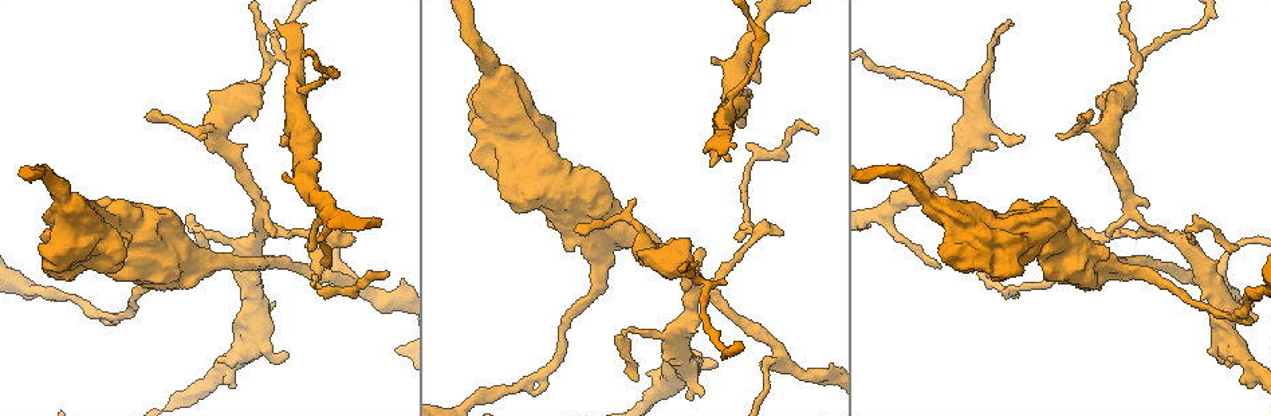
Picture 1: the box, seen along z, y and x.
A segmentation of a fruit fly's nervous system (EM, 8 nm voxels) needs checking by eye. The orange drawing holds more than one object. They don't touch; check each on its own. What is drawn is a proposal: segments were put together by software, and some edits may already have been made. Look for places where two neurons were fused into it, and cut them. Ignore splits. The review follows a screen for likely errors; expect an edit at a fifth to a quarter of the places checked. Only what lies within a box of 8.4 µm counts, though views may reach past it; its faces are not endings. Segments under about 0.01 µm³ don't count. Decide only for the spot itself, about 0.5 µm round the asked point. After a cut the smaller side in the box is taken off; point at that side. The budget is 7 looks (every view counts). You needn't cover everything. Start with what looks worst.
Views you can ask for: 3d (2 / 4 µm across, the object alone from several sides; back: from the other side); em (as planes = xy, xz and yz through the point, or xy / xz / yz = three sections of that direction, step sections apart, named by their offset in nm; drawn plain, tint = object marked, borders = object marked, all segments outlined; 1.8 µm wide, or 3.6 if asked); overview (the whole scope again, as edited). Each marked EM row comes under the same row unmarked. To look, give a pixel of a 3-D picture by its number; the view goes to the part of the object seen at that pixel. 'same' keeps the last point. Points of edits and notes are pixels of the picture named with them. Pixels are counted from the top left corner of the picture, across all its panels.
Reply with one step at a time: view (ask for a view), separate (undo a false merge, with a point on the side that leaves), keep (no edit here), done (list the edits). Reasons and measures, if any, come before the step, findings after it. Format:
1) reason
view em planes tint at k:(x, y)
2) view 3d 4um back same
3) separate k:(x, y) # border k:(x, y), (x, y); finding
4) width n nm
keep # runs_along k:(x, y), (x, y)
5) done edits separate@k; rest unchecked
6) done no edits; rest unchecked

sharp bend
view 3d 4um back at 1:(1091, 262)

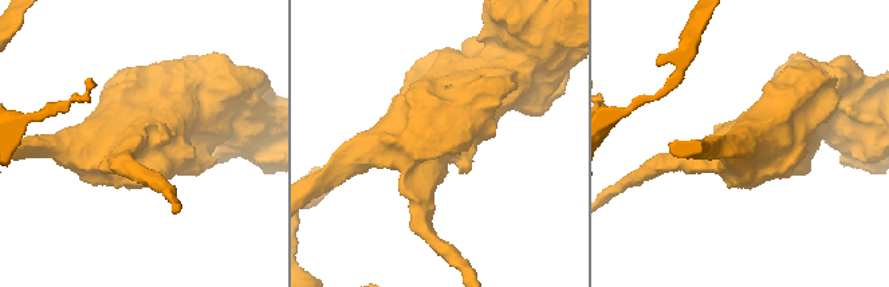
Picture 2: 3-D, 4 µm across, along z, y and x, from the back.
now the EM
view em 3.6um planes tint at 2:(429, 147)

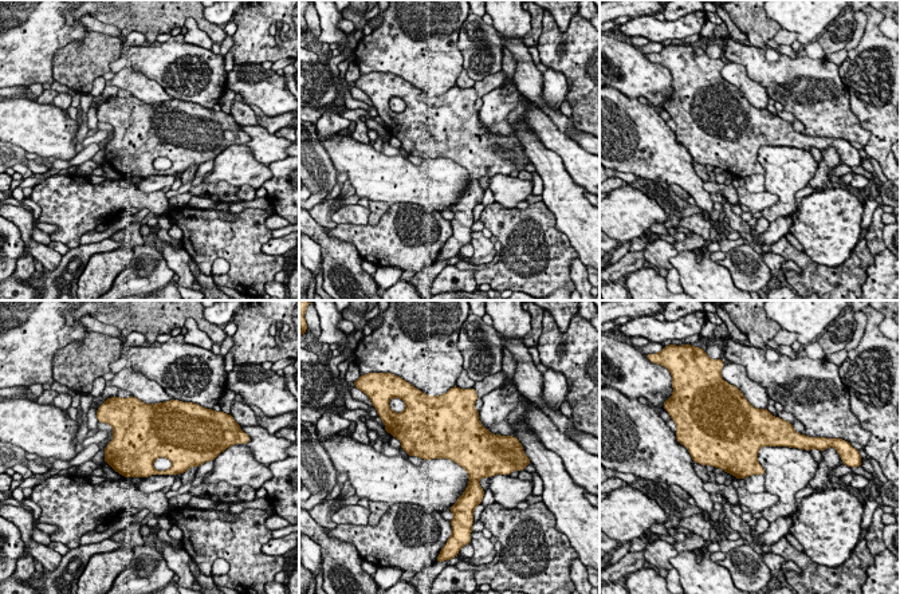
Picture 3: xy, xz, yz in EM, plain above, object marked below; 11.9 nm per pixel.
keep # continuous, no second neuron

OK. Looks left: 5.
thick turns thin
view 3d 4um at 1:(985, 244)

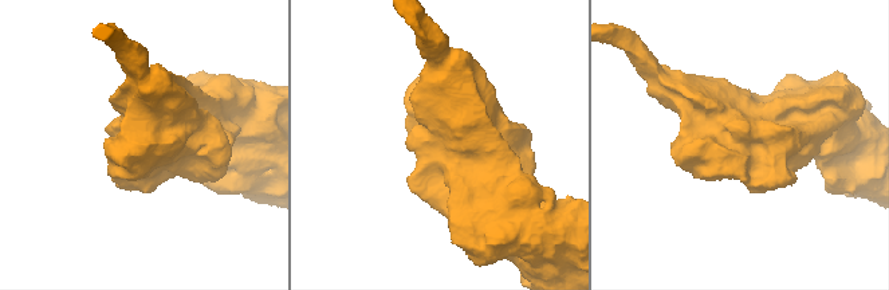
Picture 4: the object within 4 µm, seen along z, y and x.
need the tissue
view em 3.6um planes tint at 4:(737, 137)

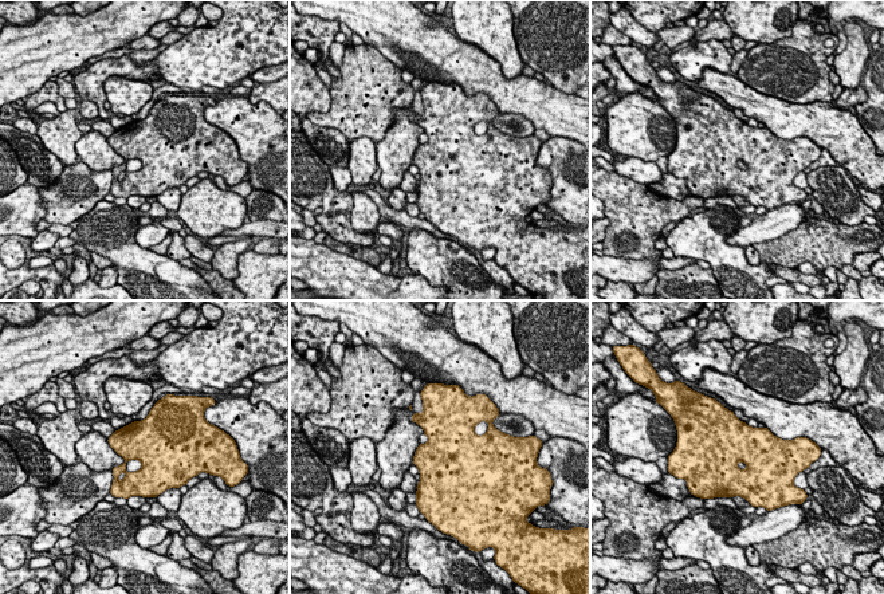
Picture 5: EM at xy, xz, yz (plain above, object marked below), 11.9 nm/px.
keep # continuous, no second neuron

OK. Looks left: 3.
sharp bend
view 3d 4um at 1:(1138, 220)

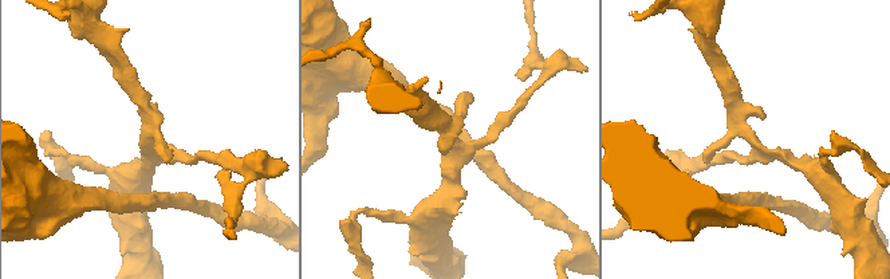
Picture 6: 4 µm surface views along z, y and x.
need the tissue
view em yz step 4 tint at 6:(150, 135)

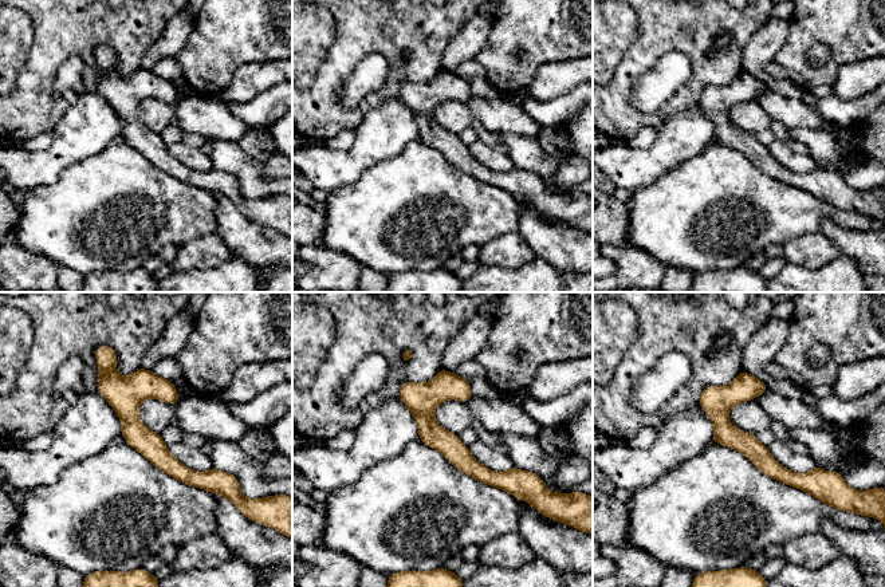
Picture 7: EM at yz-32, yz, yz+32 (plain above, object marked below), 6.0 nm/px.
cut it another way
view em planes tint same

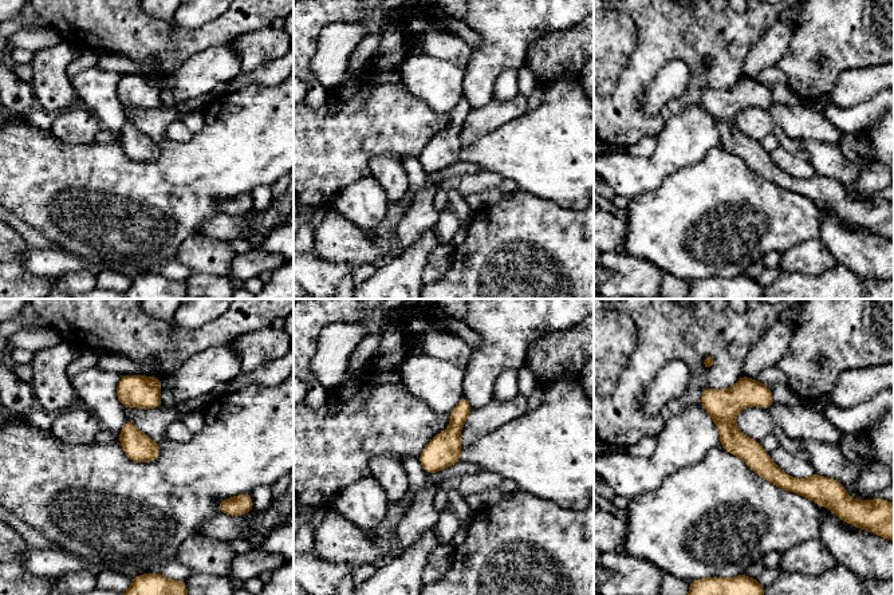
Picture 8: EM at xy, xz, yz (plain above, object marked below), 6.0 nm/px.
keep # runs_along 8:(705, 394), (775, 476), (812, 491); continuous, no second neuron

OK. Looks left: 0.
done no edits; rest unchecked

